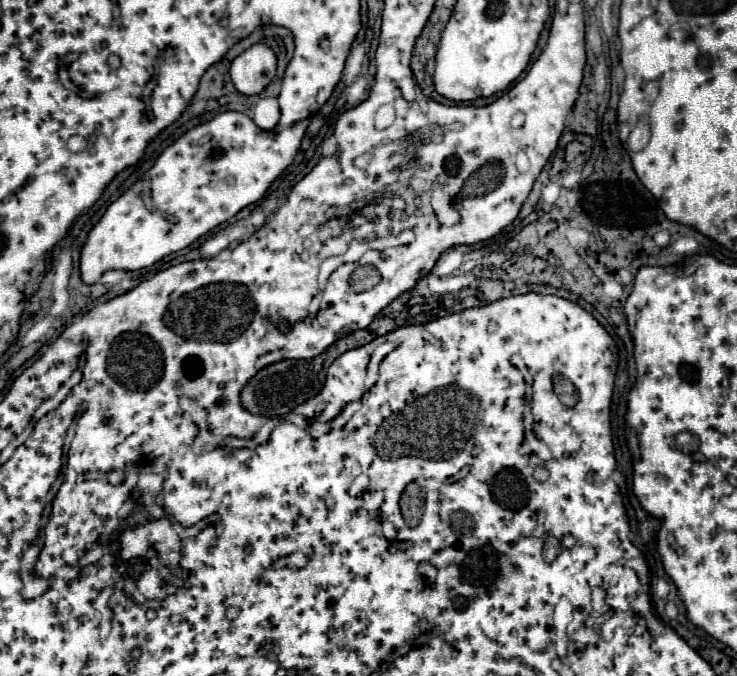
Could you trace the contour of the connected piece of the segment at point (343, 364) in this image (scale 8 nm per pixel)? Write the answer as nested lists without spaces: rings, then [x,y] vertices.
[[[387,333],[385,337],[379,337],[379,339],[363,345],[363,349],[353,349],[353,351],[347,351],[341,357],[337,357],[333,361],[333,365],[329,367],[329,371],[327,371],[327,379],[325,379],[325,385],[319,391],[319,395],[315,395],[315,397],[307,400],[305,403],[298,405],[294,410],[312,422],[314,416],[320,413],[321,415],[327,415],[327,417],[333,417],[333,413],[343,409],[347,403],[361,399],[365,395],[365,391],[367,391],[365,379],[367,379],[367,367],[369,367],[371,355],[375,353],[375,349],[381,343],[387,343],[387,341],[393,341],[393,333]]]

